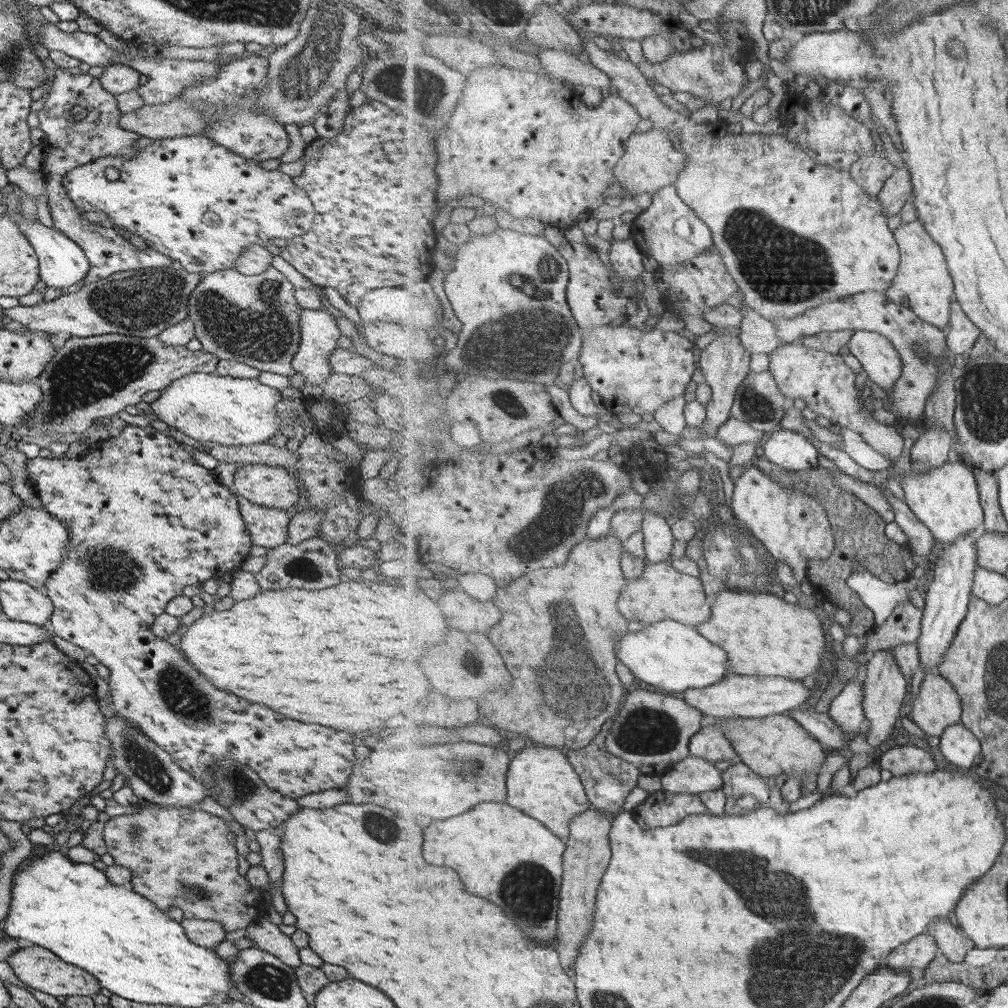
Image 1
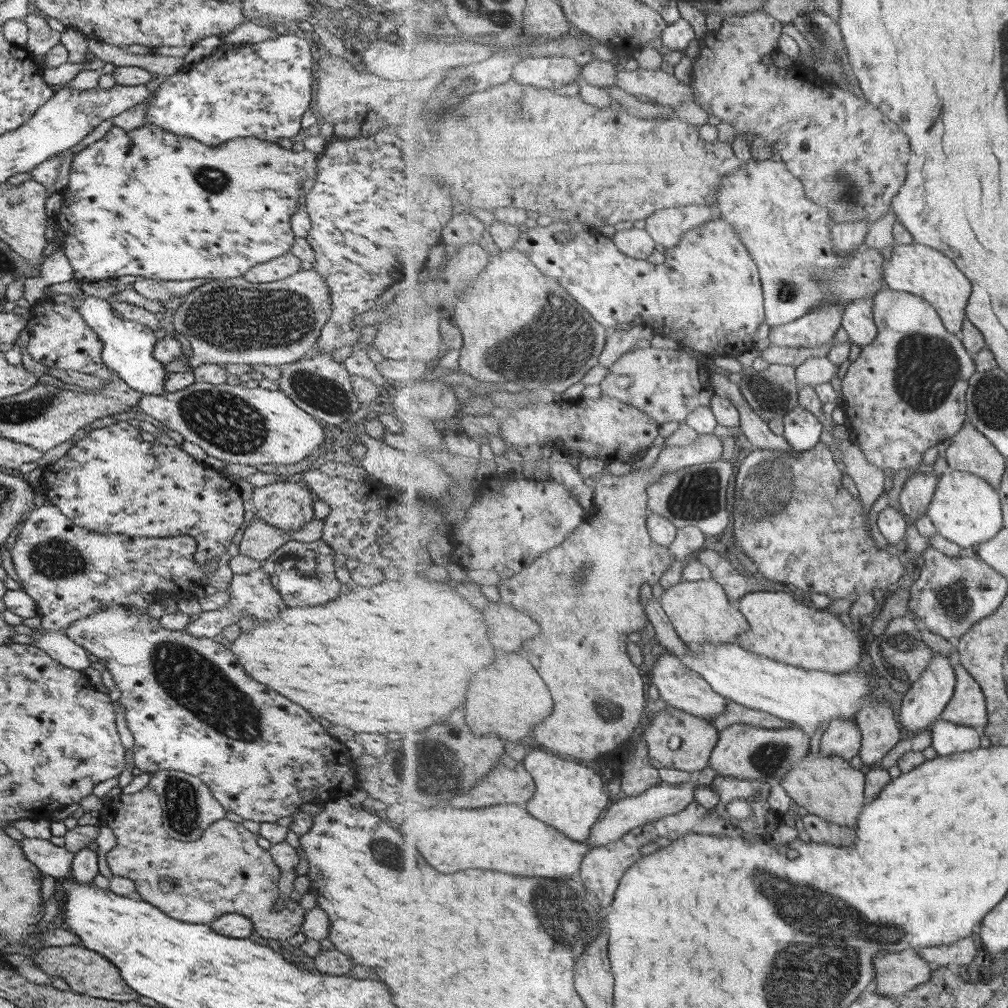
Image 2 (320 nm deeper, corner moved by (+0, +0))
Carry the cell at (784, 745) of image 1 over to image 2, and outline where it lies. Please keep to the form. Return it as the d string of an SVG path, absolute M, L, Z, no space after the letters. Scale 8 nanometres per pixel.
M820 748L818 750L818 753L809 753L801 764L790 770L788 776L782 778L781 784L794 803L803 806L809 813L841 826L858 828L861 813L869 803L865 794L866 774L853 768L849 760L839 756L825 756Z

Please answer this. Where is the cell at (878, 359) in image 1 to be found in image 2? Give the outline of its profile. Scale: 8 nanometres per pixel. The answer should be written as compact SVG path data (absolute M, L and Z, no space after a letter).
M875 296L851 301L844 314L842 326L848 333L850 342L860 348L869 346L878 335L874 313Z

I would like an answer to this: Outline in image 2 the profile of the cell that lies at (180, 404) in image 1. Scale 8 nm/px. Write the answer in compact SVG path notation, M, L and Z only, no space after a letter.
M195 382L175 392L164 392L159 396L143 394L136 403L141 412L155 418L171 430L181 434L183 440L197 444L207 456L223 461L223 463L258 464L272 463L273 465L288 465L301 462L315 453L324 442L321 425L311 418L304 410L297 408L285 393L278 390L267 390L261 387L248 389L241 384L233 385L229 382L212 385L207 382Z

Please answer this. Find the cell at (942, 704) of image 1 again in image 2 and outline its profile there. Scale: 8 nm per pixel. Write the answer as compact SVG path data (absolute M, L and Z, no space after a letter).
M958 661L957 692L940 719L958 725L985 728L989 722L988 700L976 678Z

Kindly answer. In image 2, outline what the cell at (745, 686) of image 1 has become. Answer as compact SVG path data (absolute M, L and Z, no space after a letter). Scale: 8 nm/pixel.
M671 653L660 654L655 660L651 670L651 682L668 705L698 717L716 717L726 711L729 702L728 698L715 692L715 689L698 672L685 666L680 657Z

